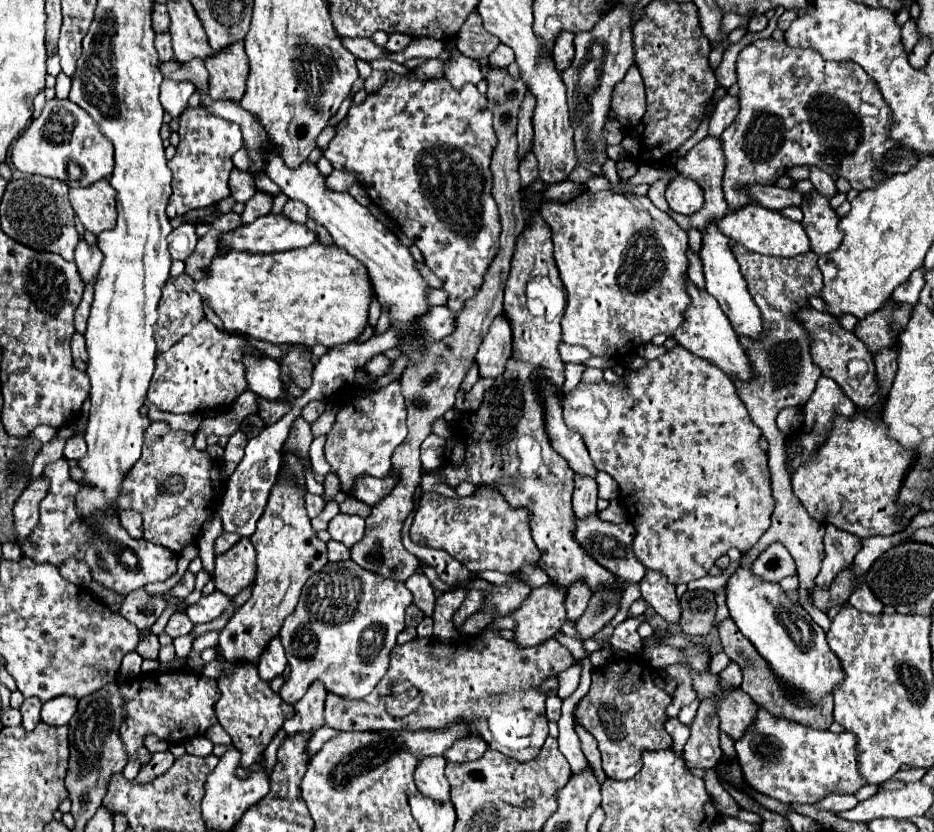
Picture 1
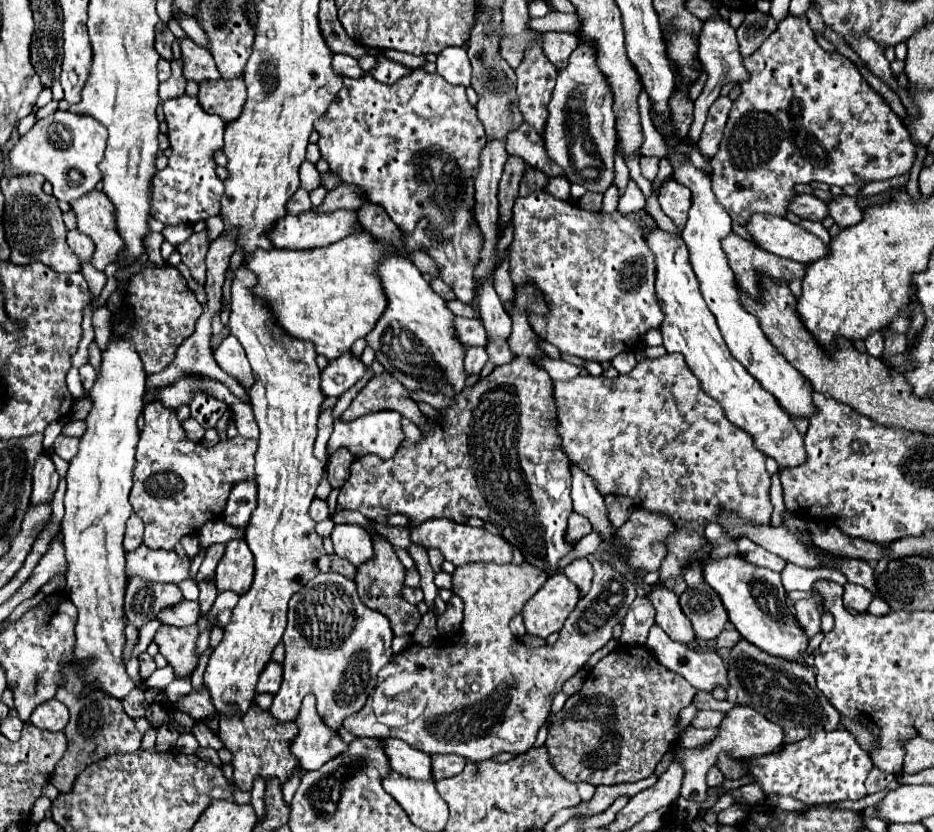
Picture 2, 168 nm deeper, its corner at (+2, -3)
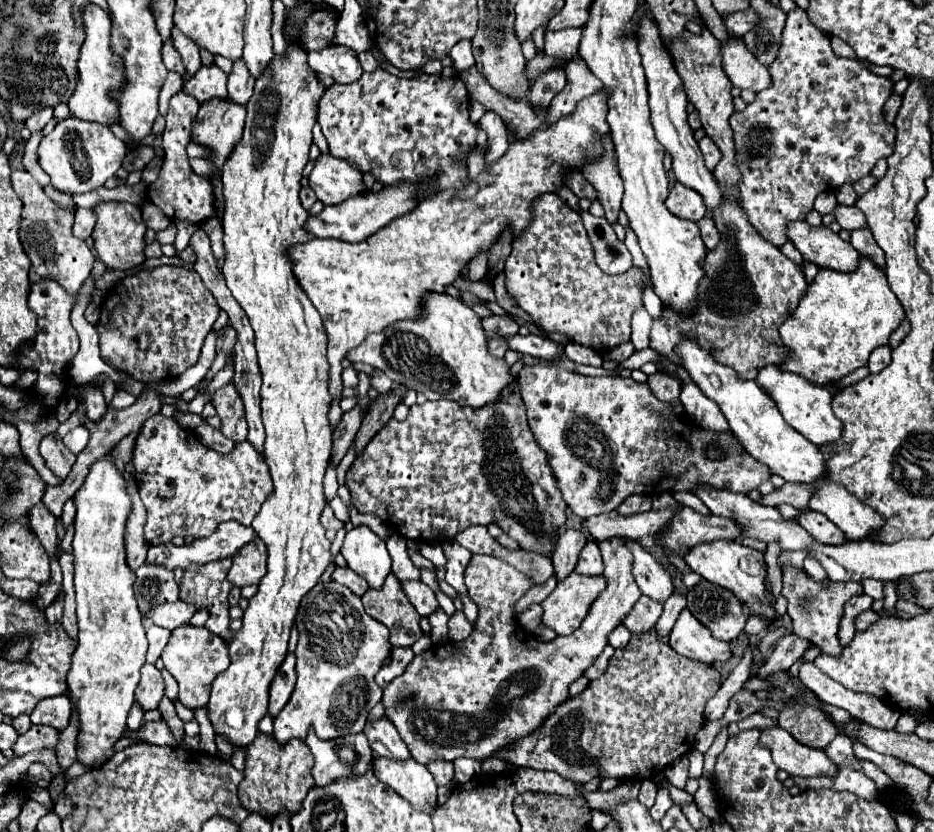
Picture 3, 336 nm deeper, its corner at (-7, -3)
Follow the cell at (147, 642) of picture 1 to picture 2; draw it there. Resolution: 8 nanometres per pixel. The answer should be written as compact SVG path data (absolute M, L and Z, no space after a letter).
M145 651L145 653L141 653L139 655L139 677L145 681L145 679L149 679L149 675L155 671L157 667L155 667L155 661L149 657L149 653Z

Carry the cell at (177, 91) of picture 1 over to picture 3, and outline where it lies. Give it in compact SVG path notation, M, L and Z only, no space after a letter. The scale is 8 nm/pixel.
M176 27L172 29L172 39L174 39L174 45L176 45L176 49L178 49L180 57L182 57L184 67L186 67L186 73L182 75L182 81L186 81L202 65L200 55L198 55L198 45L192 39L188 39L186 35L182 35L182 31L178 31Z

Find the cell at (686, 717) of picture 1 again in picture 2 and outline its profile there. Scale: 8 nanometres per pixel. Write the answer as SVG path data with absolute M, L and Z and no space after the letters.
M689 725L689 729L685 729L681 733L681 747L683 749L697 749L709 741L713 741L717 737L717 729L695 729Z

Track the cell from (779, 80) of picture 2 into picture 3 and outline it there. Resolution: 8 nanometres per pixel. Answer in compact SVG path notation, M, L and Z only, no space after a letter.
M800 7L788 13L778 57L768 65L768 71L772 85L760 91L744 111L736 111L730 117L730 125L740 169L738 191L742 195L742 211L766 241L780 247L786 243L786 235L782 235L786 223L804 219L818 193L860 181L874 169L878 159L888 159L894 153L896 127L884 119L884 105L894 93L894 81L874 75L856 59L836 57L830 37L814 27Z

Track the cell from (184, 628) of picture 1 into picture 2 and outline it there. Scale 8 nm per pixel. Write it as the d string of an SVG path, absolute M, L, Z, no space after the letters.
M161 625L155 643L159 647L159 653L167 659L167 665L173 667L175 679L187 679L193 675L193 671L199 665L197 655L197 639L199 639L199 627L171 627Z

